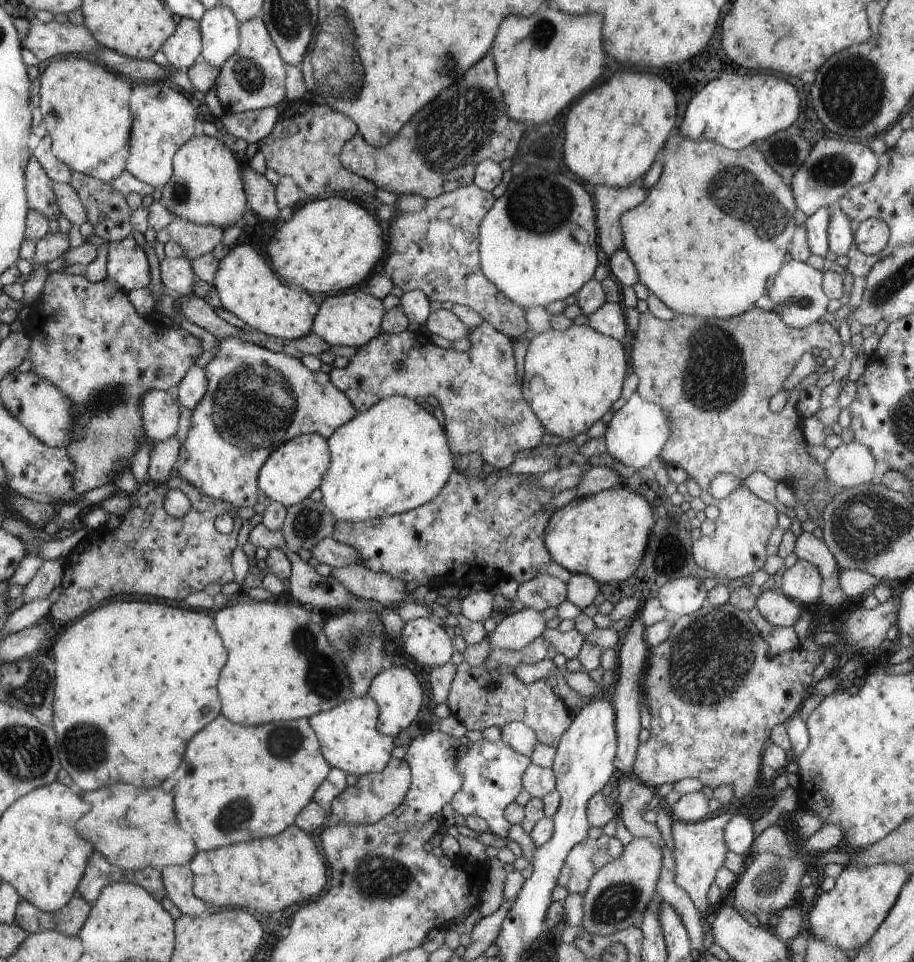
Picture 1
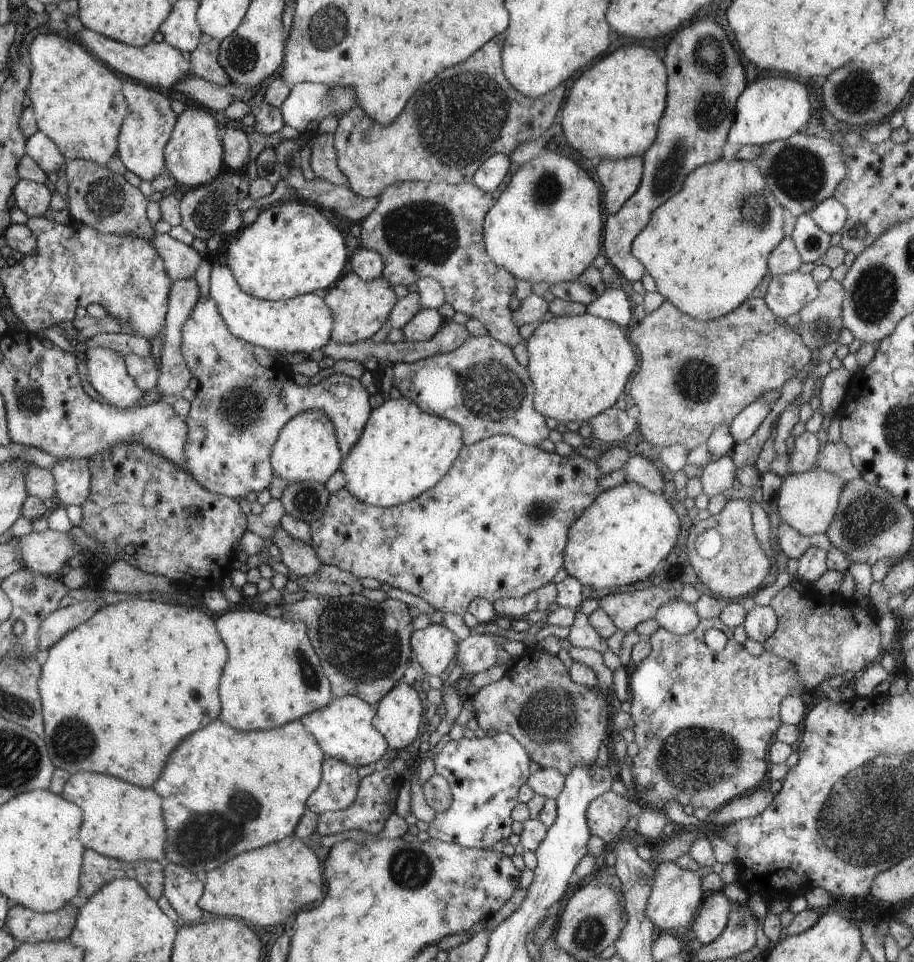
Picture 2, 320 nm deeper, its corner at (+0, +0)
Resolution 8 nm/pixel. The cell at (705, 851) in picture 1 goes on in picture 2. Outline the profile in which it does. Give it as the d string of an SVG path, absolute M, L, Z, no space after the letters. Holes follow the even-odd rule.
M676 864L657 867L645 915L654 923L658 935L666 933L676 935L680 928L690 928L705 898L701 882L702 876L698 872L684 870Z

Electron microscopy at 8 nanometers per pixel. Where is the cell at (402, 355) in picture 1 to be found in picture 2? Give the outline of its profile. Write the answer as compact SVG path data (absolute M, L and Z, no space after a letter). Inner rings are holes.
M470 336L456 350L420 359L399 362L393 366L394 382L402 396L411 399L424 411L450 419L463 427L463 442L474 445L494 435L510 435L529 445L538 445L548 436L544 417L535 406L535 388L526 368L518 364L512 348L499 339L488 336Z

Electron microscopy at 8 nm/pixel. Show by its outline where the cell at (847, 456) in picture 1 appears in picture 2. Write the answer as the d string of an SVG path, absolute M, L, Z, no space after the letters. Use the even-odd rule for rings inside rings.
M817 464L808 472L786 477L779 488L776 500L781 519L802 536L825 534L836 514L844 484L846 483L838 478L838 475L823 471Z

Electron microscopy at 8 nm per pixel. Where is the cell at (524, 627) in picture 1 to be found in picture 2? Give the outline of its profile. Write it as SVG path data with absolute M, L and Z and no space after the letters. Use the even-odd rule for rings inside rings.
M479 634L460 641L459 653L456 654L457 665L460 665L463 674L474 676L478 672L484 672L491 666L498 665L496 663L496 654L498 654L498 646L493 636Z

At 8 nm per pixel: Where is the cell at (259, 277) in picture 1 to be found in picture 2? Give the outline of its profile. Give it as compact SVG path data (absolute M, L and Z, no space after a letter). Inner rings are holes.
M226 266L211 268L209 295L218 304L220 314L236 338L262 346L272 353L314 352L331 341L335 319L331 307L316 293L303 294L285 301L265 301L246 294L232 270Z

